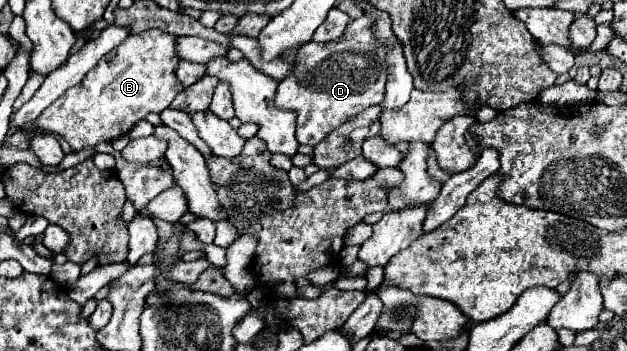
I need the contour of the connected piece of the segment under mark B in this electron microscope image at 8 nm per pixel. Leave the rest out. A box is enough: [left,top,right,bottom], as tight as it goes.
[23,29,183,151]

